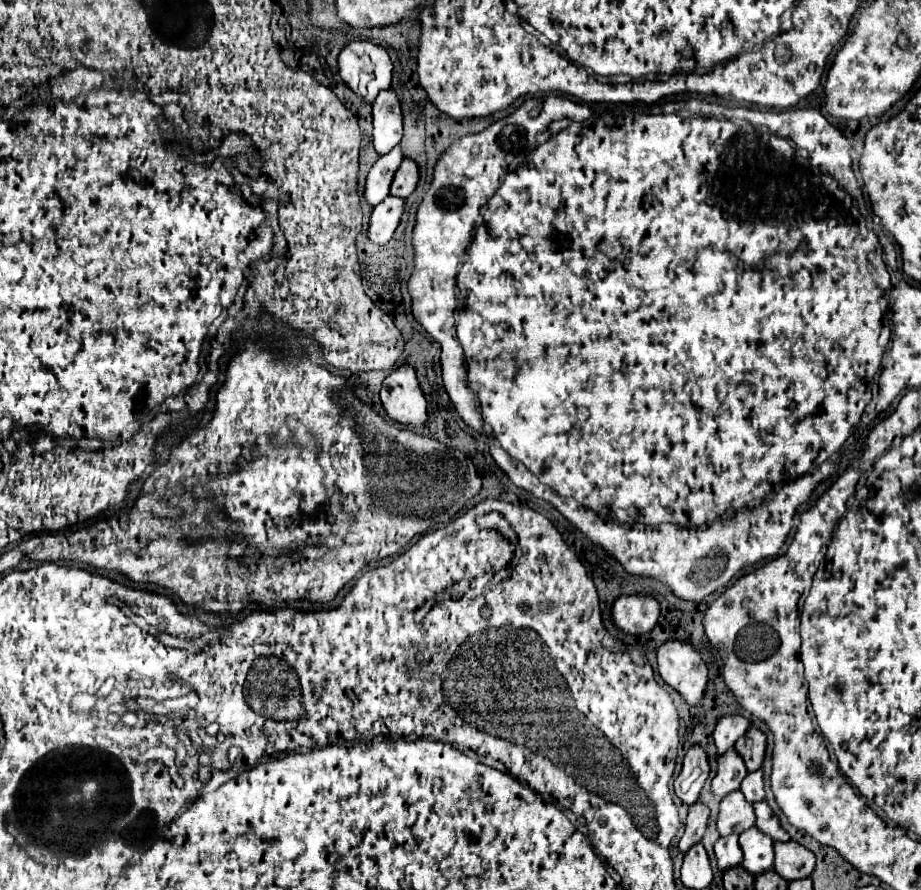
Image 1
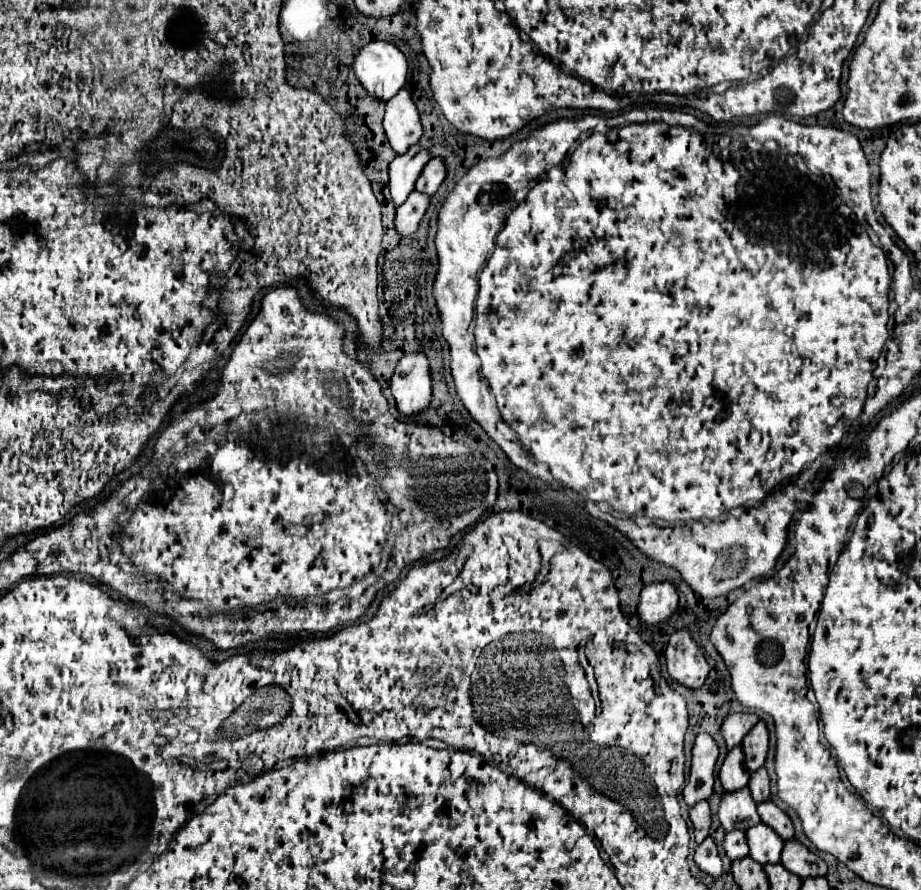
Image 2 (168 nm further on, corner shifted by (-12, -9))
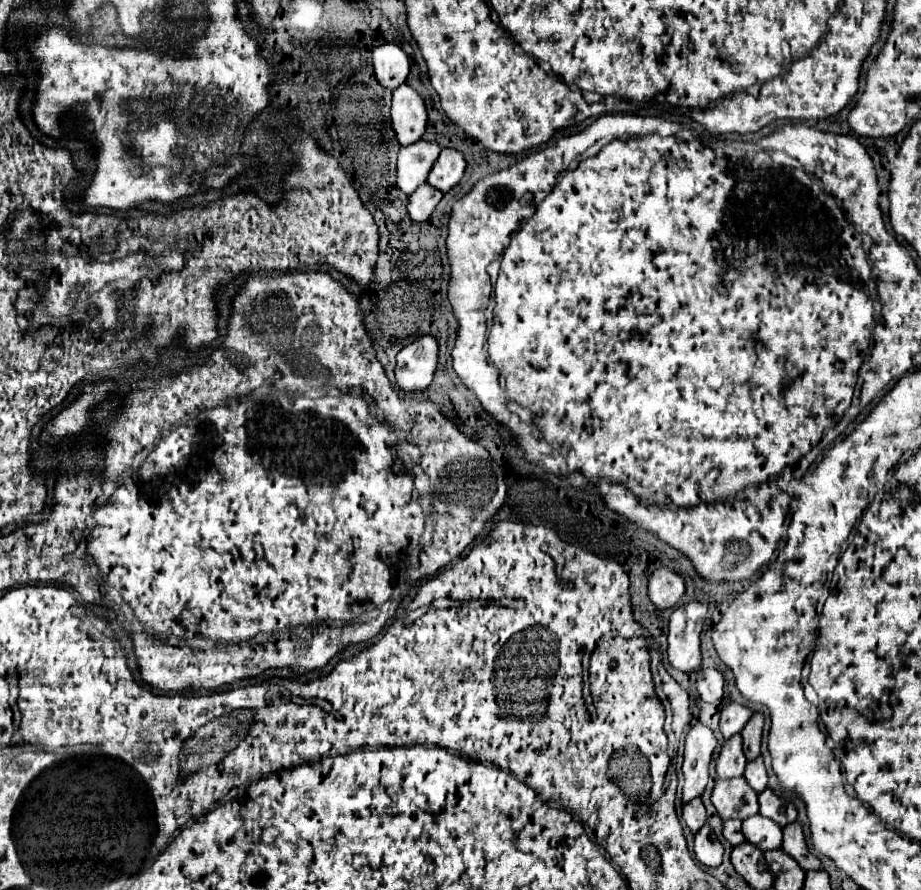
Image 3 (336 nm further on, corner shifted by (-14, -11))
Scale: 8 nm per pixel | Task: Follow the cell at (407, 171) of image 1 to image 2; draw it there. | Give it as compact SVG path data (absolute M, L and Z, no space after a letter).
M433 157L427 163L427 167L423 169L423 173L419 175L415 189L421 191L421 193L427 193L427 195L433 195L441 187L441 183L443 183L445 177L447 177L445 161L441 157Z

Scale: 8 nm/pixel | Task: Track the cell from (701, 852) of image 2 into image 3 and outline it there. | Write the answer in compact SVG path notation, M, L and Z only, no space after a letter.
M703 825L703 829L699 829L699 833L695 833L695 857L701 865L705 867L719 867L721 865L721 857L723 857L723 845L719 843L719 839L715 837L715 833L711 831L709 825Z

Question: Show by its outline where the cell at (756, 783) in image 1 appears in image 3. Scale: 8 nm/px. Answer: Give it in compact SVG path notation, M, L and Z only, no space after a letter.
M757 757L751 763L747 763L745 779L755 789L755 793L761 793L767 787L767 771L765 771L765 765L763 765L761 757Z

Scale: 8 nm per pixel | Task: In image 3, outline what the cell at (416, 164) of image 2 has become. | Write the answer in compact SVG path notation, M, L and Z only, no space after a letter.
M417 141L413 145L401 147L397 157L397 187L411 195L419 185L427 181L427 173L437 161L441 147L429 141Z

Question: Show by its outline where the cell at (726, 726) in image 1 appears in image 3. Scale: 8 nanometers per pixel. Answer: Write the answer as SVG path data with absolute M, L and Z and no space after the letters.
M727 703L721 711L721 733L725 739L731 739L733 735L739 735L747 721L751 719L753 711L749 707L743 707L739 703Z

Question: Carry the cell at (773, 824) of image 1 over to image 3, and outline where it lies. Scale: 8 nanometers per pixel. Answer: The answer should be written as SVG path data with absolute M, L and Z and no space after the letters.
M769 787L759 795L759 813L763 817L773 819L777 825L787 827L789 823L793 823L797 819L797 809L793 803L777 797Z

